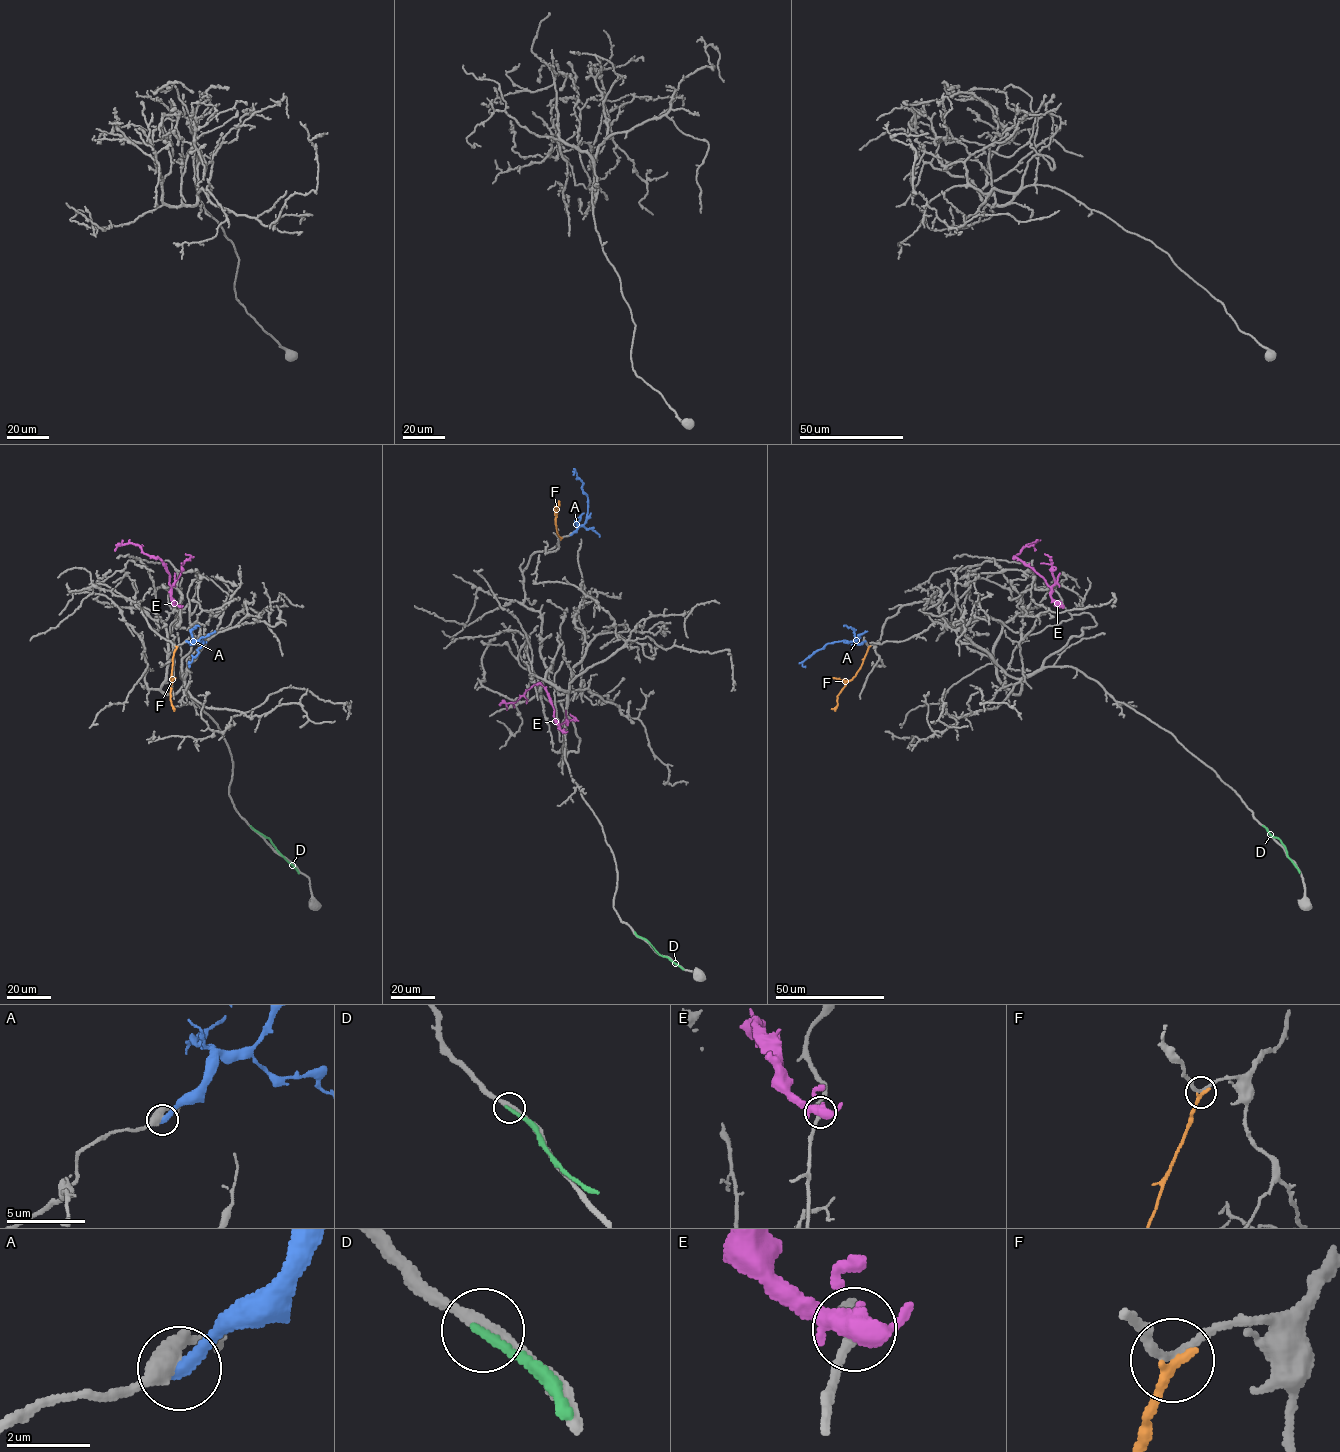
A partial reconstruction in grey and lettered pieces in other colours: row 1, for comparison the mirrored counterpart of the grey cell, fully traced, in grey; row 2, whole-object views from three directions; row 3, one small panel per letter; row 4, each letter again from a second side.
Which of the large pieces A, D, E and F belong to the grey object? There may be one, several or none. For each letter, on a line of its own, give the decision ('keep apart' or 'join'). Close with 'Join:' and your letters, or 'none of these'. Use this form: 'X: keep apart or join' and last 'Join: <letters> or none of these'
A: keep apart
D: keep apart
E: keep apart
F: keep apart
Join: none of these

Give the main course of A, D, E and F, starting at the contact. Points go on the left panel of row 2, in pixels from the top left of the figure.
A: (186, 641), (192, 644), (203, 640), (188, 666)
D: (250, 825), (267, 837), (299, 873)
E: (180, 606), (171, 599), (169, 574), (158, 557), (145, 554), (138, 545), (131, 543), (118, 545), (114, 550)
F: (176, 646), (170, 686), (174, 709)

